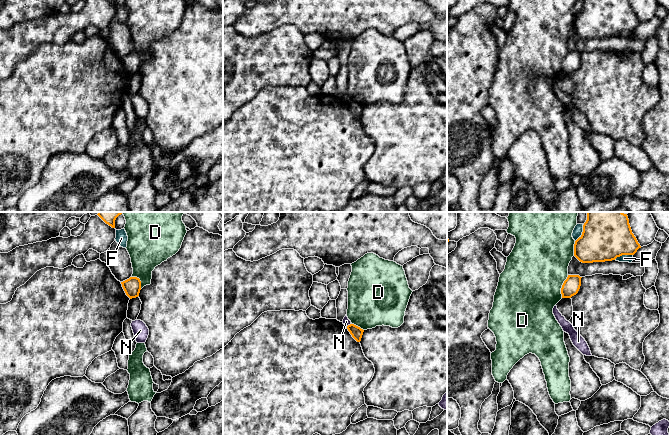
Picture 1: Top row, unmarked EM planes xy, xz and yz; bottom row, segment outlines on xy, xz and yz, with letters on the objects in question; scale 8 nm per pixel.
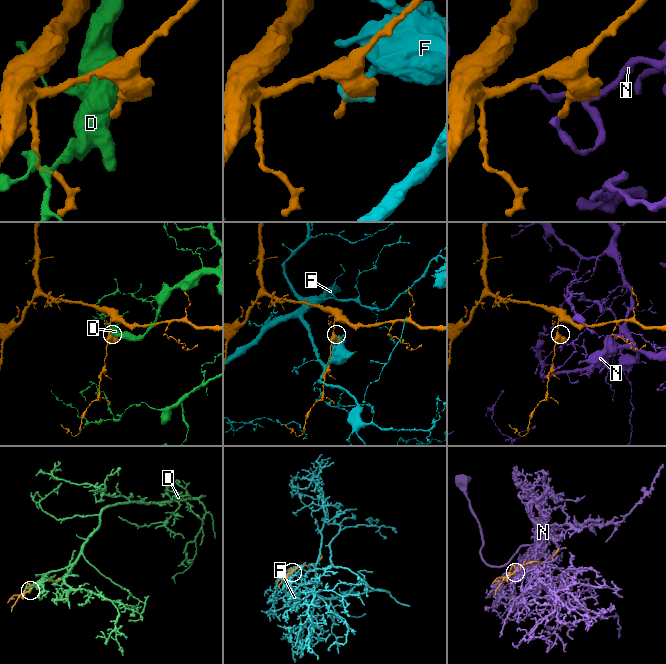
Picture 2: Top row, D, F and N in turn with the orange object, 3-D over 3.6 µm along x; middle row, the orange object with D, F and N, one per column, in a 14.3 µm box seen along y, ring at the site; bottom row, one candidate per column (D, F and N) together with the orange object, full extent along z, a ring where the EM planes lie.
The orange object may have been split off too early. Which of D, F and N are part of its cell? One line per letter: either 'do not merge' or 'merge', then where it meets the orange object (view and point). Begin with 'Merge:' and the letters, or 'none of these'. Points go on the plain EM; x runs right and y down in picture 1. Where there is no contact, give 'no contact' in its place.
Merge: none of these
D: do not merge; meets orange in yz at (562, 62)
F: do not merge; meets orange in yz at (623, 30)
N: do not merge; meets orange in xz at (350, 100)

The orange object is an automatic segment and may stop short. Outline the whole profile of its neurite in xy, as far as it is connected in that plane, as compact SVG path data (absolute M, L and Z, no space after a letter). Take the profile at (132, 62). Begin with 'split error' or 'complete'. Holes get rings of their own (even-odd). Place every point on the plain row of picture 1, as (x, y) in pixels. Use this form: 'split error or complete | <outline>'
complete | M130 53L129 55L121 58L126 71L132 75L139 72L141 66L141 57L137 53Z

